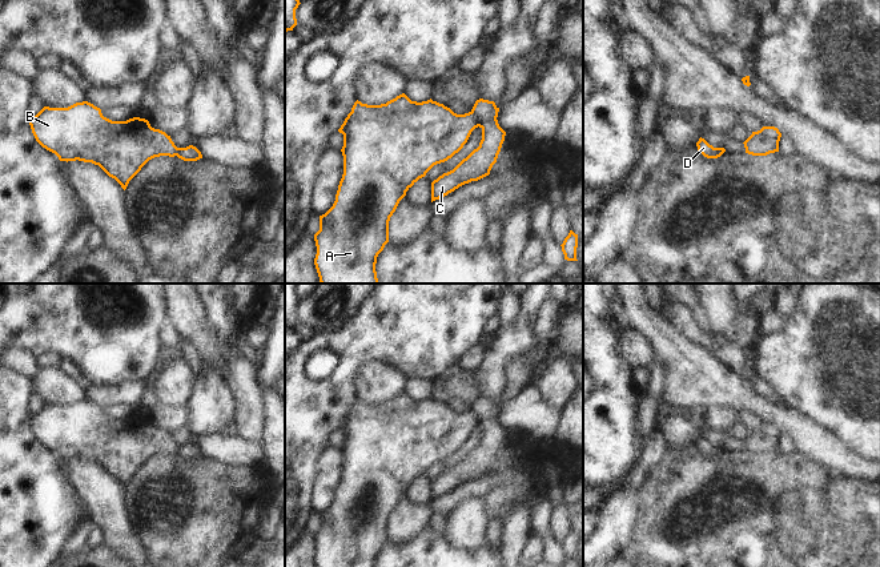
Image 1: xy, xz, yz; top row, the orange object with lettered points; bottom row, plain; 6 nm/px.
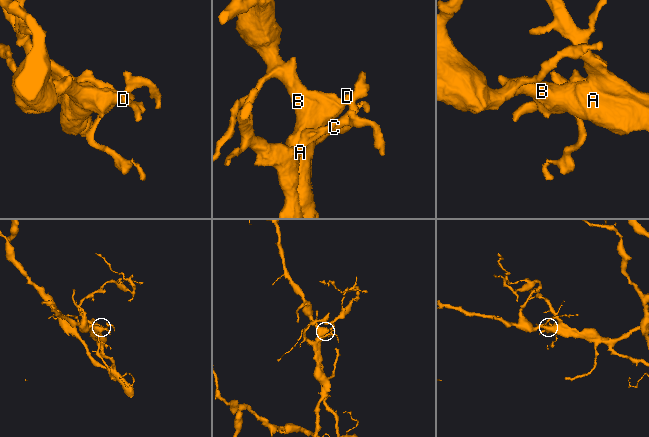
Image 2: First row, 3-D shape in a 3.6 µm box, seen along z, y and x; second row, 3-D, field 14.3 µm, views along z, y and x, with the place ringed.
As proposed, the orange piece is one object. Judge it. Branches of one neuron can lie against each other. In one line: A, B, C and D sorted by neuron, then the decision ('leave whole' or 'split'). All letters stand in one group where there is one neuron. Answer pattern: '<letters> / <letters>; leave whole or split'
A B / C D; split

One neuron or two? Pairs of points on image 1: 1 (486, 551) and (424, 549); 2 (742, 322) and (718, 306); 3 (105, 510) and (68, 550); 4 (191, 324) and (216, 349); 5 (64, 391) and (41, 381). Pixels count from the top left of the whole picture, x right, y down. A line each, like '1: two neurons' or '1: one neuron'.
1: one neuron
2: one neuron
3: two neurons
4: one neuron
5: one neuron

